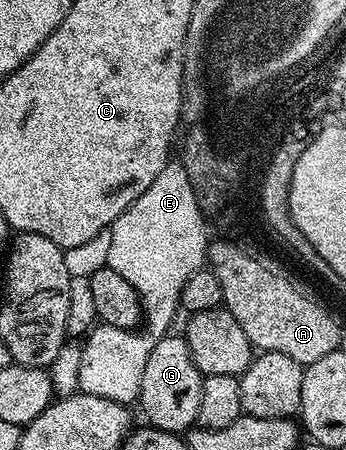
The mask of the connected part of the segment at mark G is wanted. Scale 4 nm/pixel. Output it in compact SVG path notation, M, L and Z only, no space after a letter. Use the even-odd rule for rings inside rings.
M166 334L155 342L143 370L139 405L148 427L184 434L197 424L199 398L203 398L203 377L184 335Z

